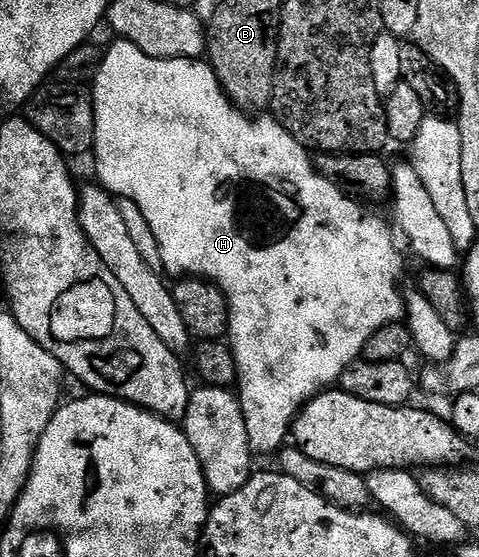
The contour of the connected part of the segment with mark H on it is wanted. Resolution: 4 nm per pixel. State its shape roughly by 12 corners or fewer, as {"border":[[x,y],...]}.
{"border":[[113,40],[96,173],[226,295],[253,454],[404,316],[367,204]]}

